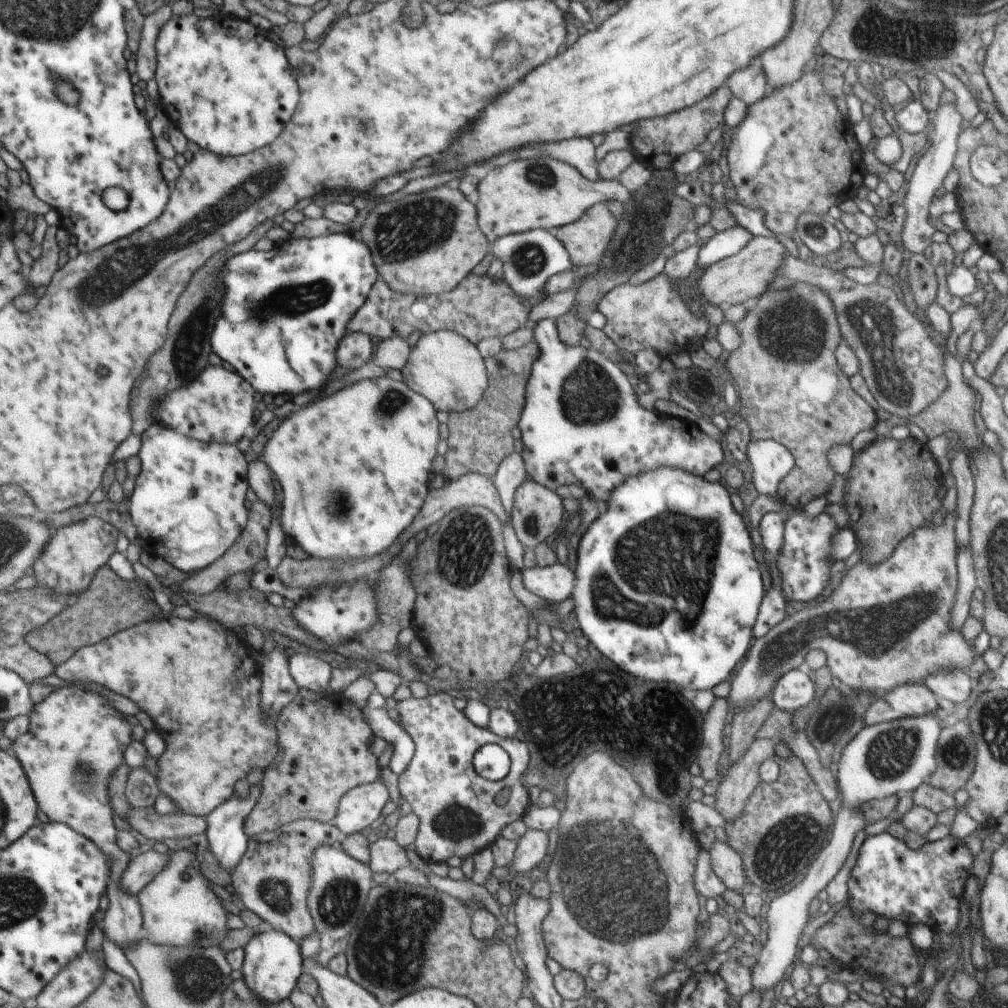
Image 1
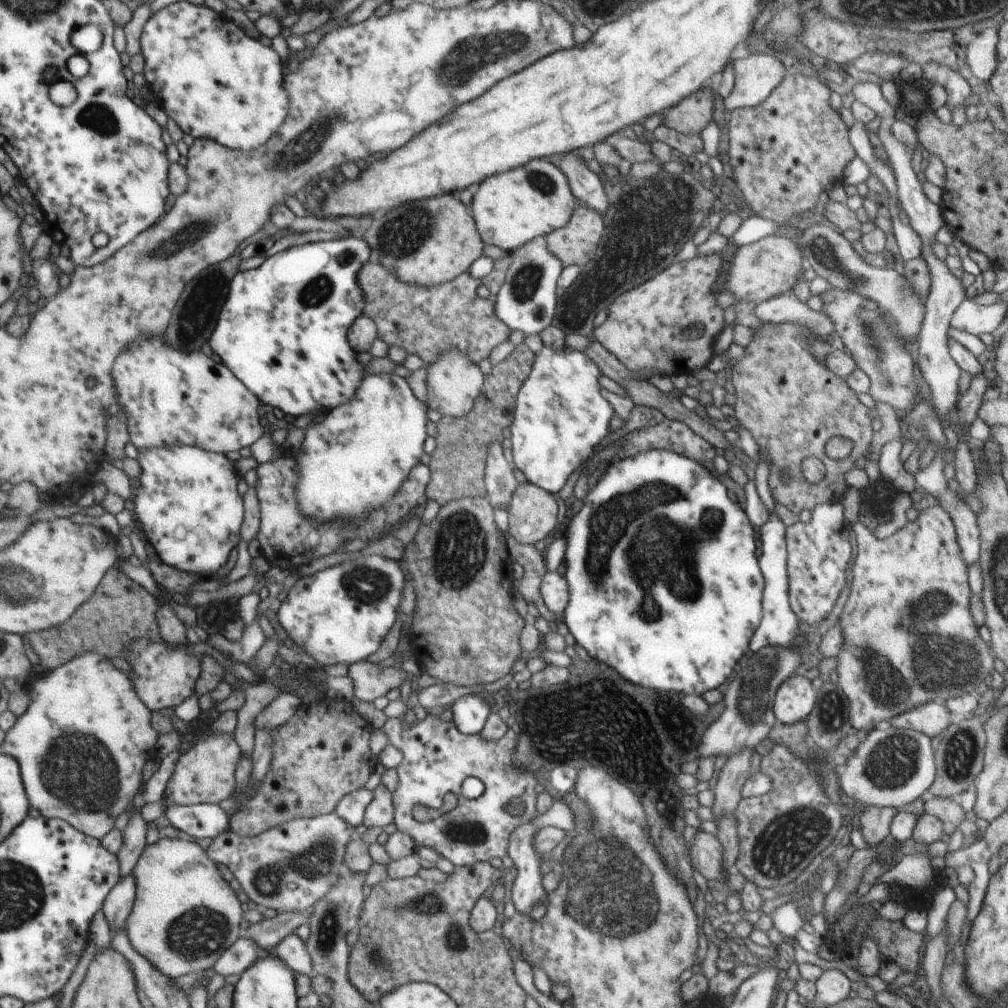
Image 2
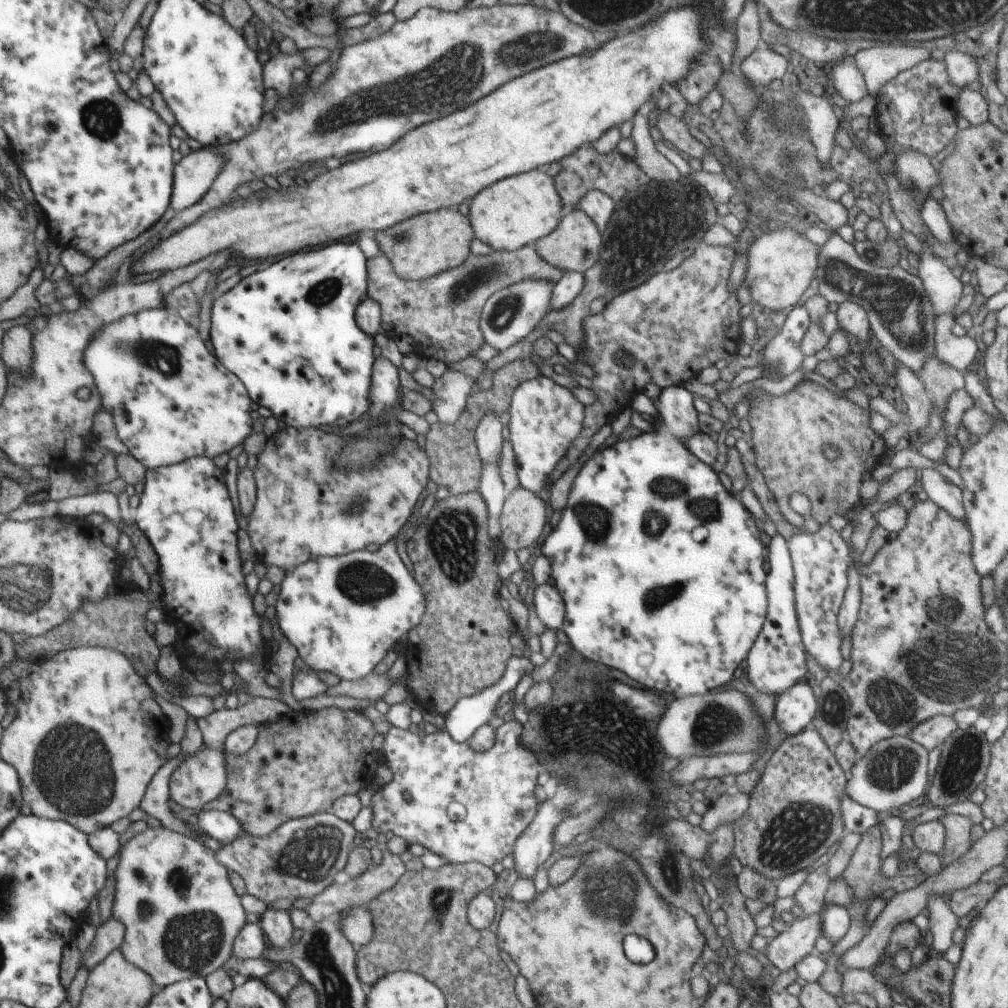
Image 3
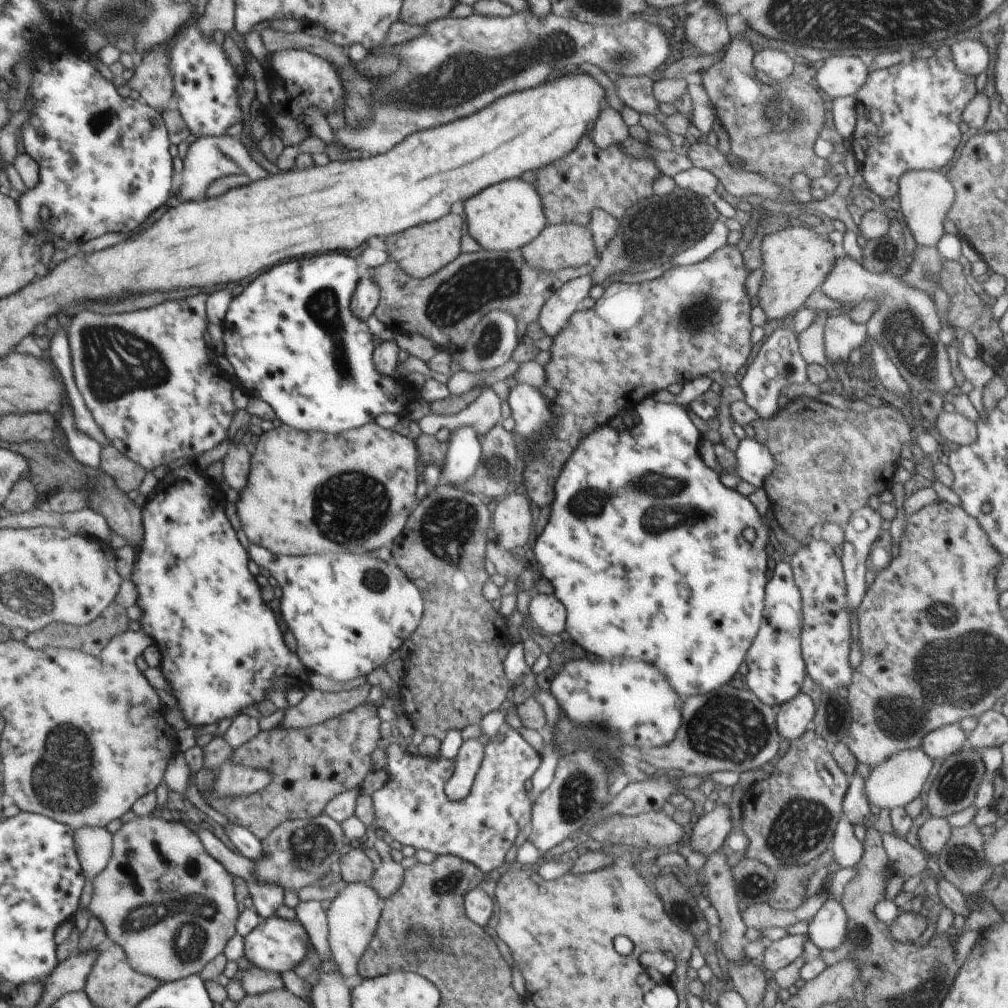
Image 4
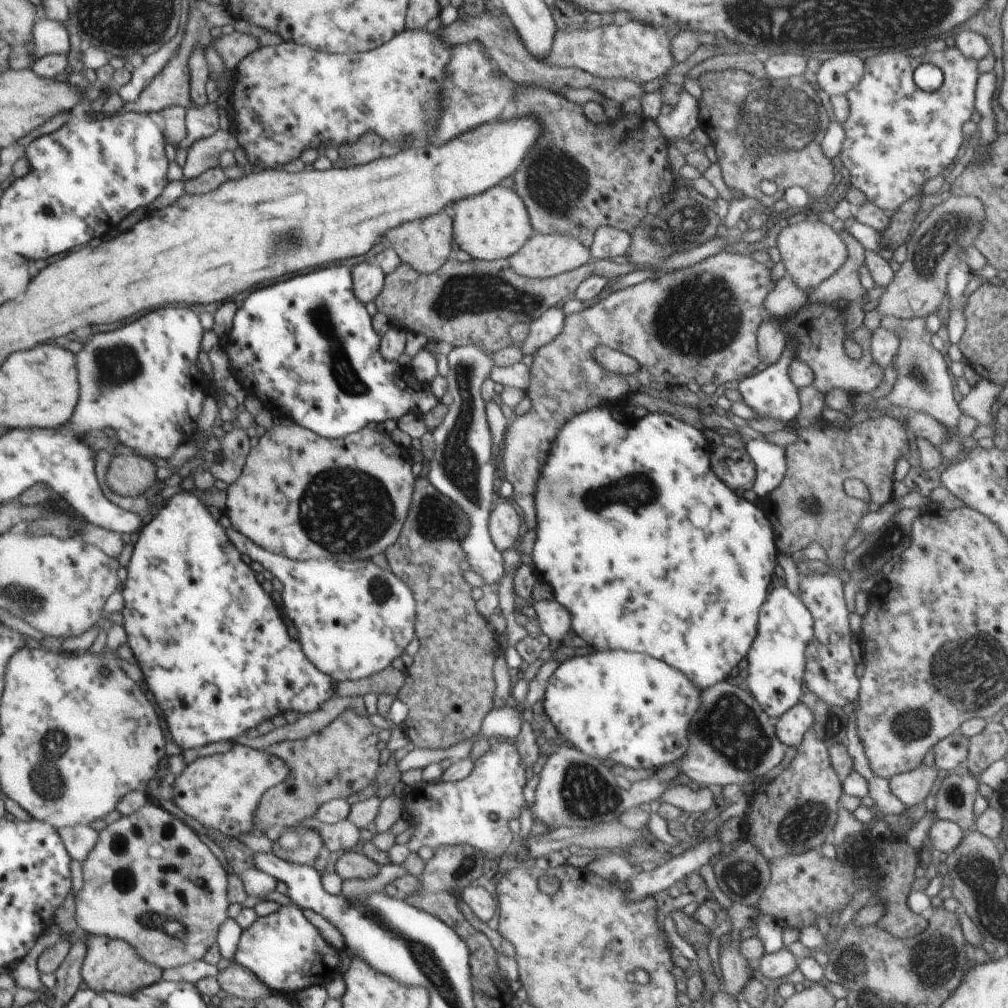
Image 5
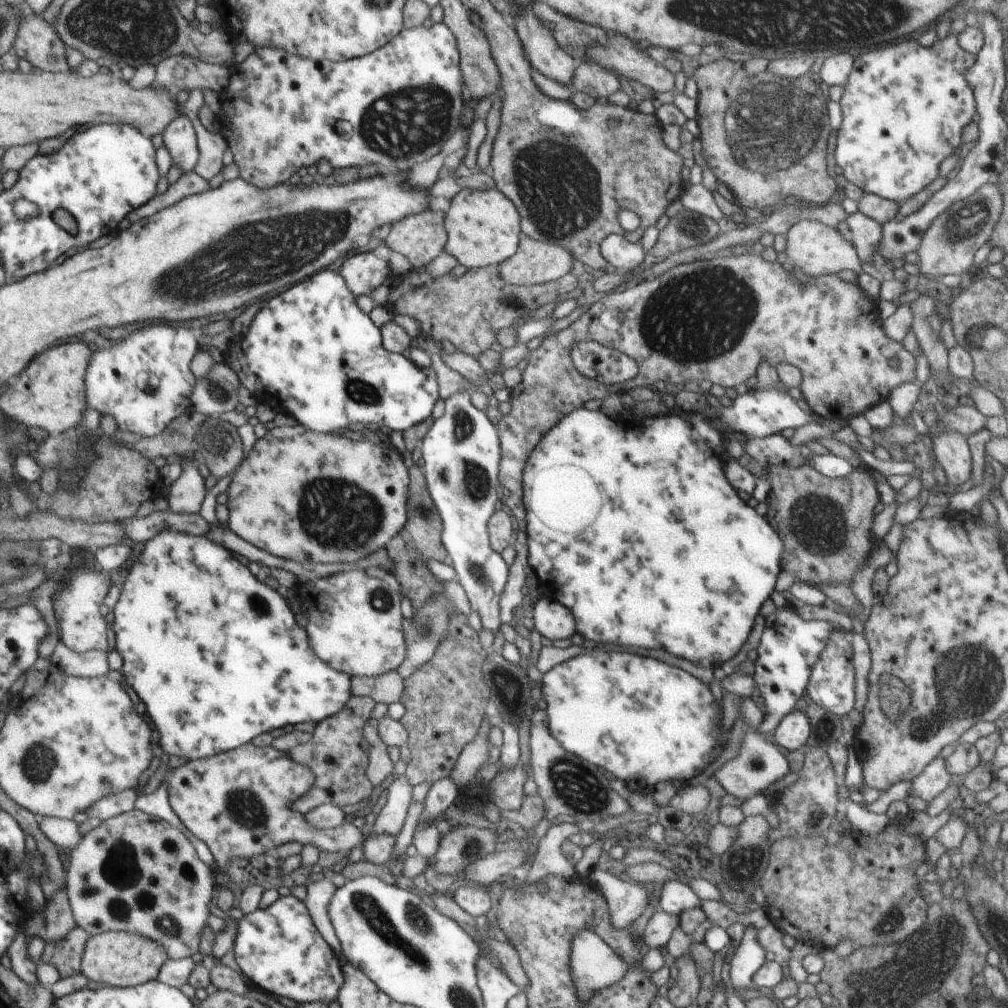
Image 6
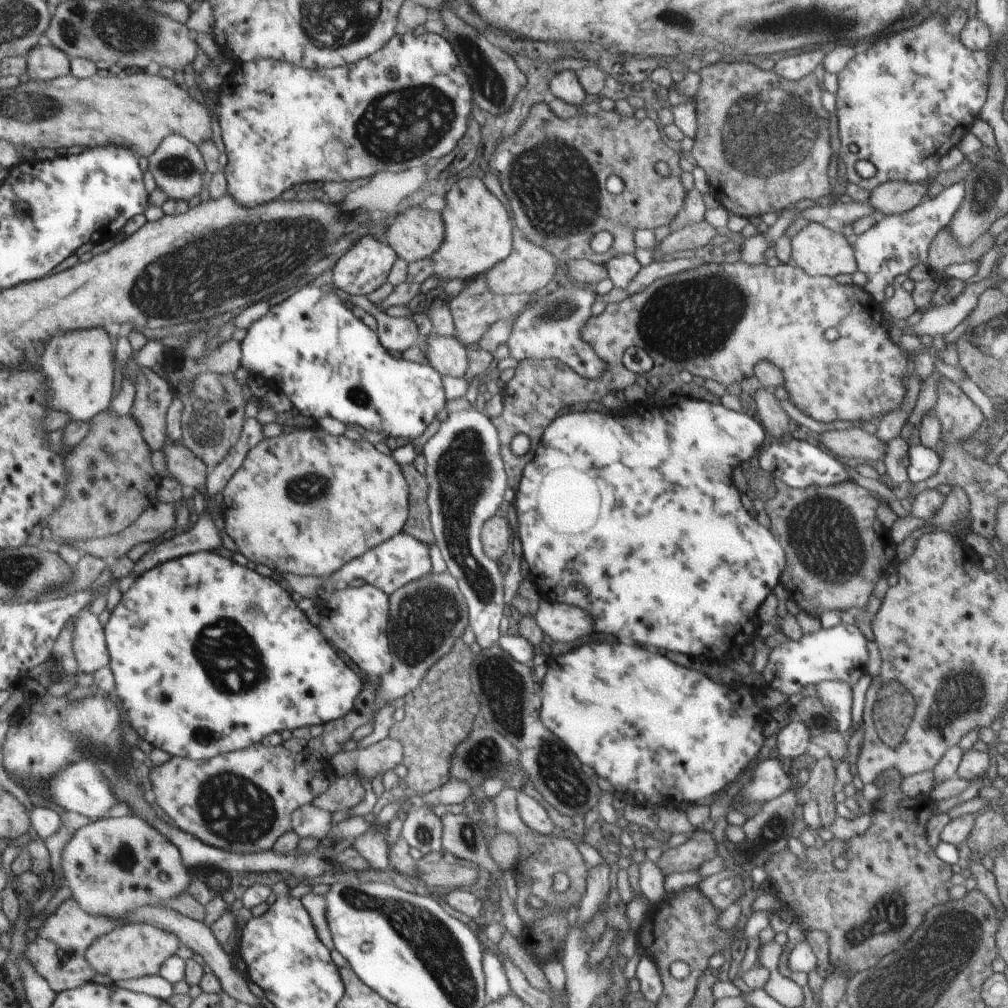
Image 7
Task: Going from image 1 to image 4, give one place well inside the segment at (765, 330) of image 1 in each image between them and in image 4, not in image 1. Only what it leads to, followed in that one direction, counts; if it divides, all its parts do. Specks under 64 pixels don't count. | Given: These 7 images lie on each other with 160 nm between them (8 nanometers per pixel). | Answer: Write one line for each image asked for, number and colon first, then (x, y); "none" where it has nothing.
2: (791, 404)
3: (789, 432)
4: (829, 462)

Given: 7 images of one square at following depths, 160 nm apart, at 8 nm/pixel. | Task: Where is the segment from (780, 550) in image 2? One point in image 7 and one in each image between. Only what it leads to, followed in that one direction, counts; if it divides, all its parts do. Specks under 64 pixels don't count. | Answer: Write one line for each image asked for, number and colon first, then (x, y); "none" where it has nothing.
3: (776, 662)
4: (776, 670)
5: (776, 659)
6: (789, 647)
7: (840, 653)

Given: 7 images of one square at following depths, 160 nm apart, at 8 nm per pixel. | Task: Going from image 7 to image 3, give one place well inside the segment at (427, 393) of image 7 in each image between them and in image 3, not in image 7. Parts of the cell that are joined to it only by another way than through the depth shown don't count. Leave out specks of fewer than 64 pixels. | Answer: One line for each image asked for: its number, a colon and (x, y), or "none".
3: (289, 333)
4: (291, 337)
5: (306, 347)
6: (311, 351)

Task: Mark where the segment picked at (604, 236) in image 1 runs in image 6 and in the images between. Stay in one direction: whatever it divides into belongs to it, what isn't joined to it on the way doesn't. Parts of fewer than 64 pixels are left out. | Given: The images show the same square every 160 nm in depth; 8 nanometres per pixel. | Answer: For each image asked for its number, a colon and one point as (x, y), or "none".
2: (575, 243)
3: (574, 245)
4: (568, 245)
5: (543, 256)
6: (535, 262)

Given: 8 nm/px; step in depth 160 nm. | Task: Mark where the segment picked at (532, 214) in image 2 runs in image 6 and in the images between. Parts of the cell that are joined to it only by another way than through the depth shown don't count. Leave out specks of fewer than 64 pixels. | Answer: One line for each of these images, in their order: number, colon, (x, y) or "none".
3: (512, 213)
4: (507, 216)
5: (493, 225)
6: (483, 227)

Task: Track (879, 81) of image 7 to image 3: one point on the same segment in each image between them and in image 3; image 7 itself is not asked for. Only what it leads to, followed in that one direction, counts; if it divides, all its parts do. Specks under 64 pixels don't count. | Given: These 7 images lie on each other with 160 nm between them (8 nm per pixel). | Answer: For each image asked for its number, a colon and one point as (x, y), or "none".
3: (917, 110)
4: (908, 116)
5: (897, 136)
6: (893, 150)

